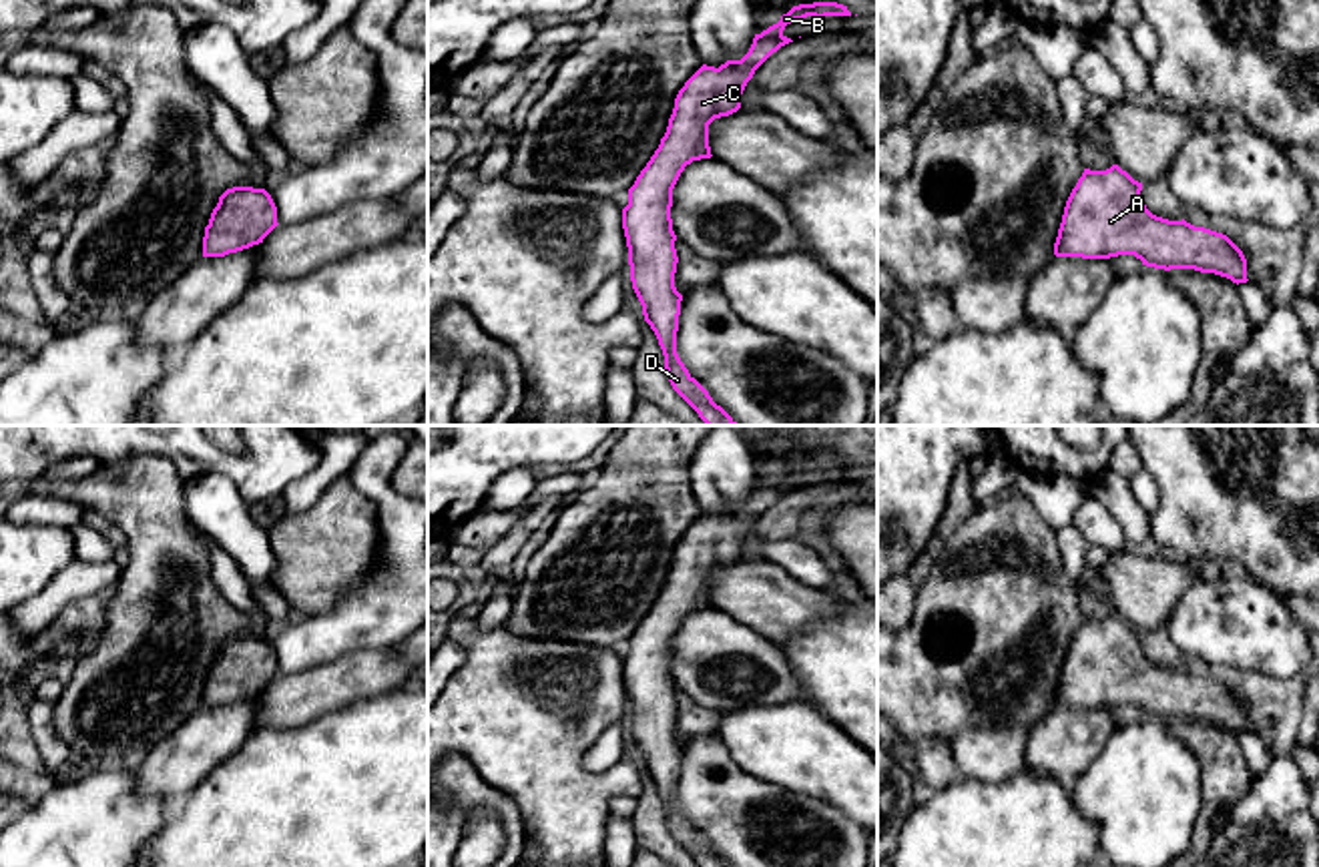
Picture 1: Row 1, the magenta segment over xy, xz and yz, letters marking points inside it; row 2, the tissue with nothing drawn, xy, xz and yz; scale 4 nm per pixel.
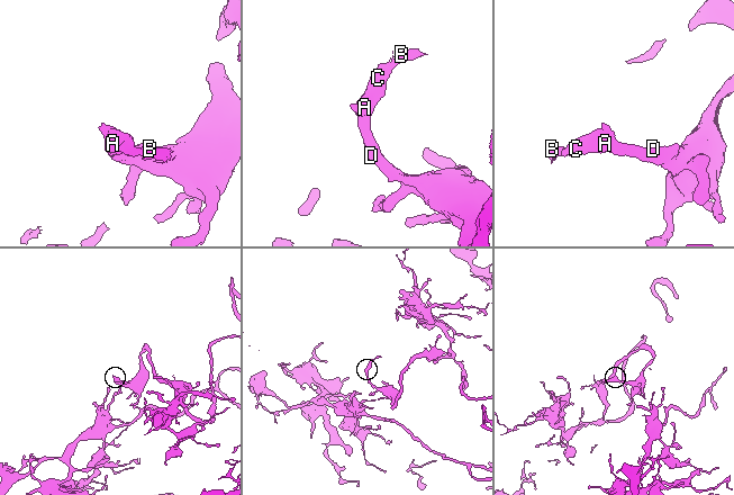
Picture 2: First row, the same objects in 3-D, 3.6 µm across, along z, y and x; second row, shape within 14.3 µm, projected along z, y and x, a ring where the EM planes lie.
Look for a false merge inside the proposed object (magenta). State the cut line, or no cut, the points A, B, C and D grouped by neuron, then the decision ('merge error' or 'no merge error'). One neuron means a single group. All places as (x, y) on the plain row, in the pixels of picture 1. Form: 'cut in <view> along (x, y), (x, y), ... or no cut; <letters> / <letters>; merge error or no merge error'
no cut; A B C D; no merge error

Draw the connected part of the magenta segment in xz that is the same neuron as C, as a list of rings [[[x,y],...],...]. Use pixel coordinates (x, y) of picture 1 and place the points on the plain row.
[[[837,452],[793,456],[777,474],[755,484],[741,510],[727,510],[719,518],[703,514],[679,540],[667,582],[628,638],[628,654],[622,658],[632,739],[644,771],[658,789],[673,839],[699,867],[731,865],[713,851],[677,803],[683,745],[675,737],[679,706],[671,668],[673,638],[687,614],[713,606],[709,574],[741,558],[741,544],[755,520],[781,496],[793,492],[783,484],[785,476],[807,466],[851,466],[851,462]]]

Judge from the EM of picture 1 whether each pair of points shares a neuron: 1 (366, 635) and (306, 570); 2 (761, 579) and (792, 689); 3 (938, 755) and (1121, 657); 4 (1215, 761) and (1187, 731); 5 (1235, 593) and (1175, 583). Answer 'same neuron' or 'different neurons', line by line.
1: different neurons
2: different neurons
3: different neurons
4: same neuron
5: different neurons

